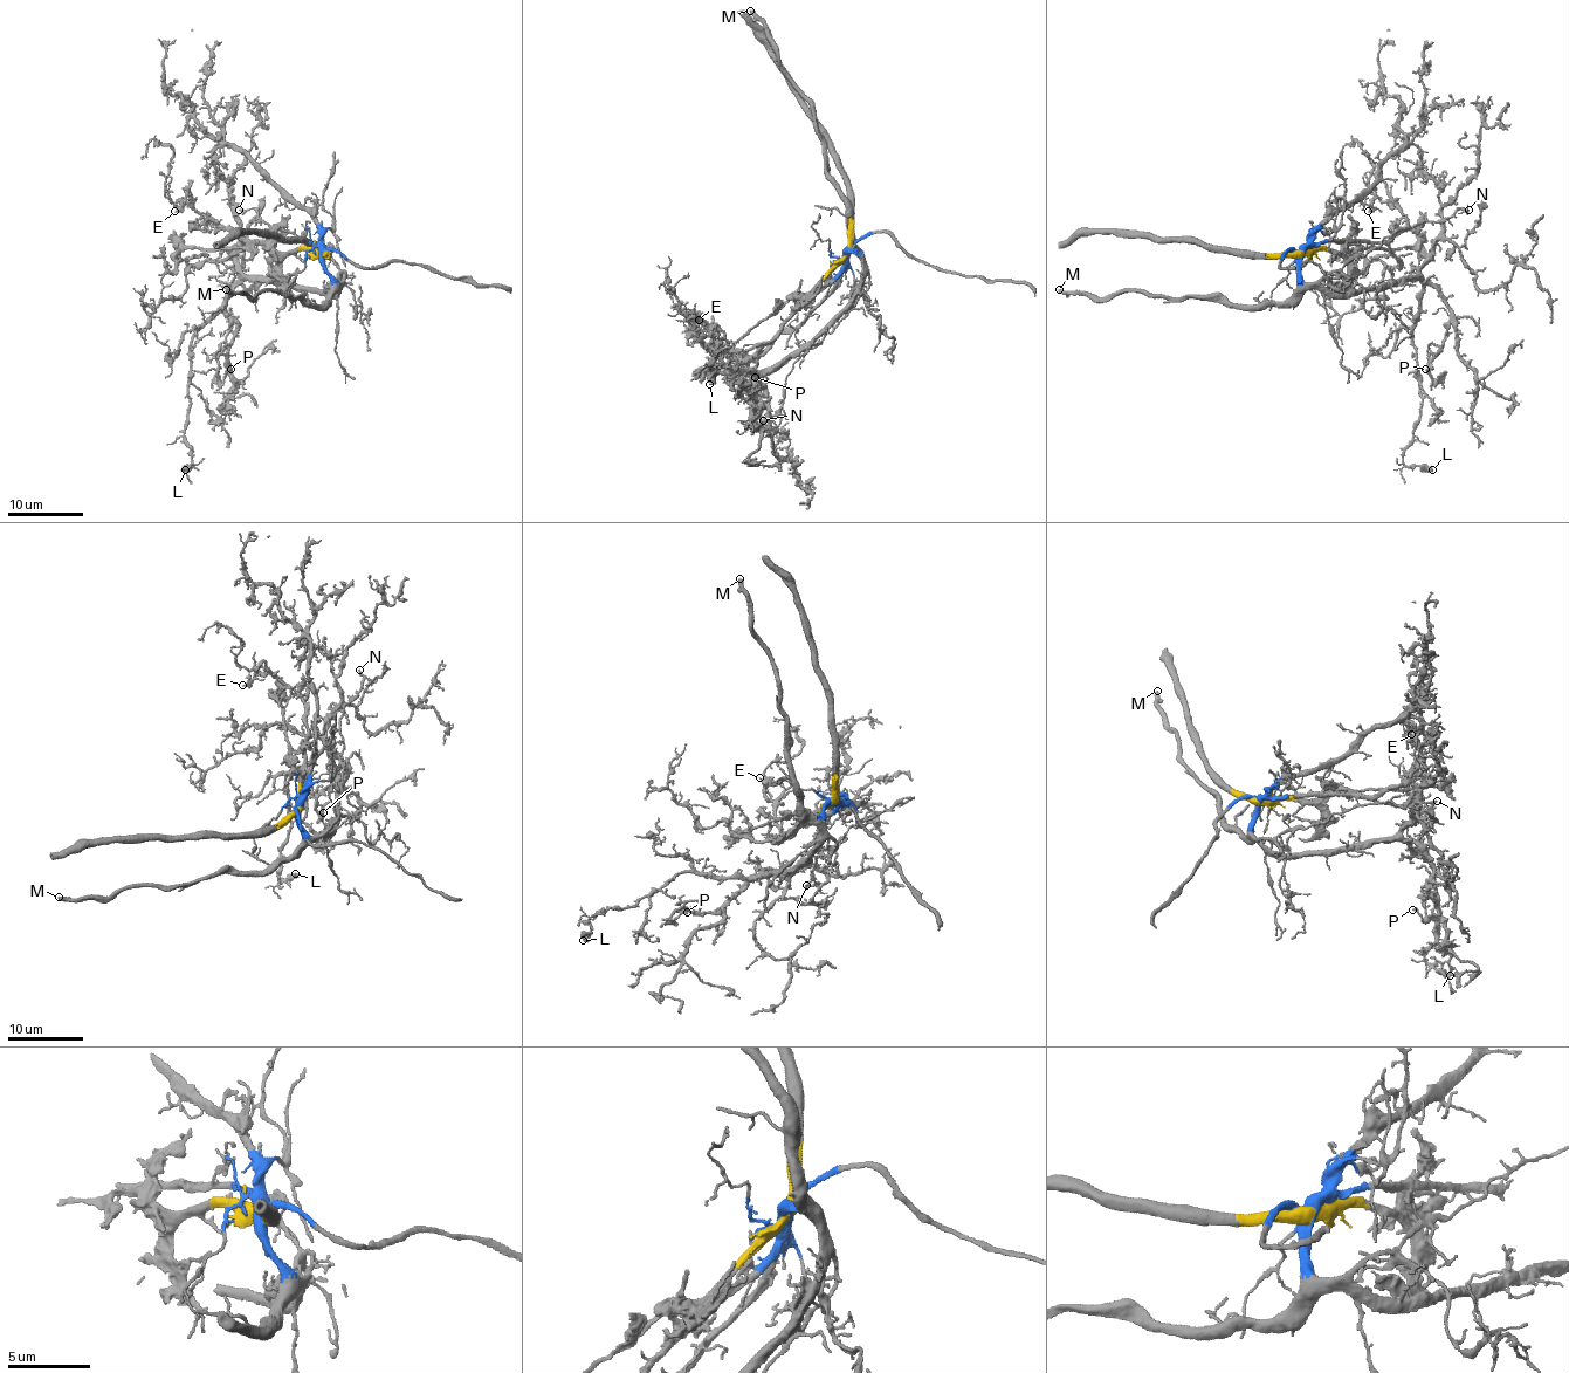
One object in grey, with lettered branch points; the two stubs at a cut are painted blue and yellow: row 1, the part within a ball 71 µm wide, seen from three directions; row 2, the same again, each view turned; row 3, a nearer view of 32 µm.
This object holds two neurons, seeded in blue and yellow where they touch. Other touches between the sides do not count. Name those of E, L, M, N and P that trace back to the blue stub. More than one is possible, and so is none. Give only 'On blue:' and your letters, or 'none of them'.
On blue: E, L, M, N, P

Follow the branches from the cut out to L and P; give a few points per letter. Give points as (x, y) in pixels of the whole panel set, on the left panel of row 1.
L: (322, 252), (336, 292), (239, 283), (193, 337), (184, 430), (191, 466), (185, 469)
P: (322, 252), (336, 292), (257, 280), (233, 286), (220, 379), (231, 369)

